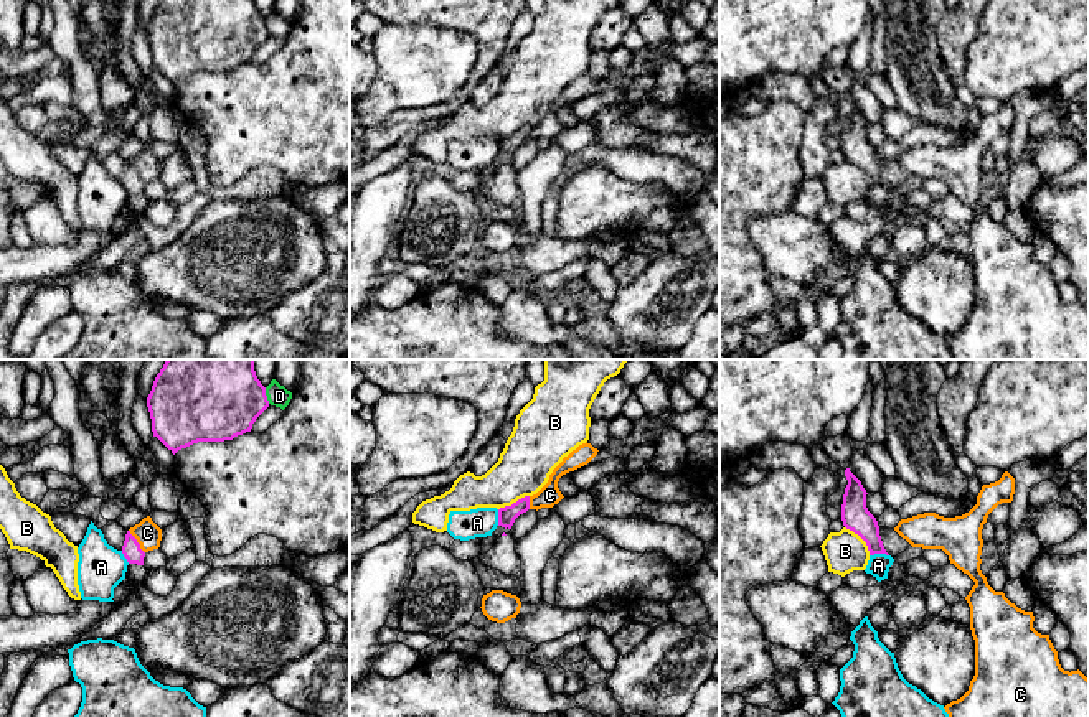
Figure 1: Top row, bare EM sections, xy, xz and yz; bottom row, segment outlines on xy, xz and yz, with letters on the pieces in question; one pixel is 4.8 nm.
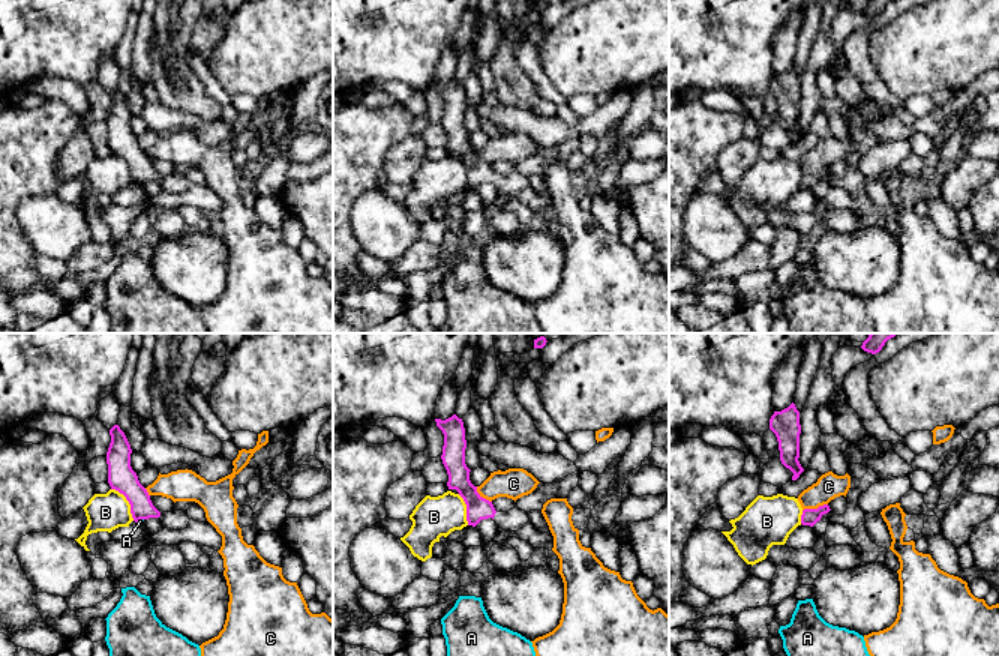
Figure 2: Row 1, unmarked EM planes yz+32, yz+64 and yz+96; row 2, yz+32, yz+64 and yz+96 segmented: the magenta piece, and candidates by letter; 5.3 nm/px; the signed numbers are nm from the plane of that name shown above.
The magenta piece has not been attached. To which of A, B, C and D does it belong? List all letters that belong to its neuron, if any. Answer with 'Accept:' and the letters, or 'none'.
Accept: none

